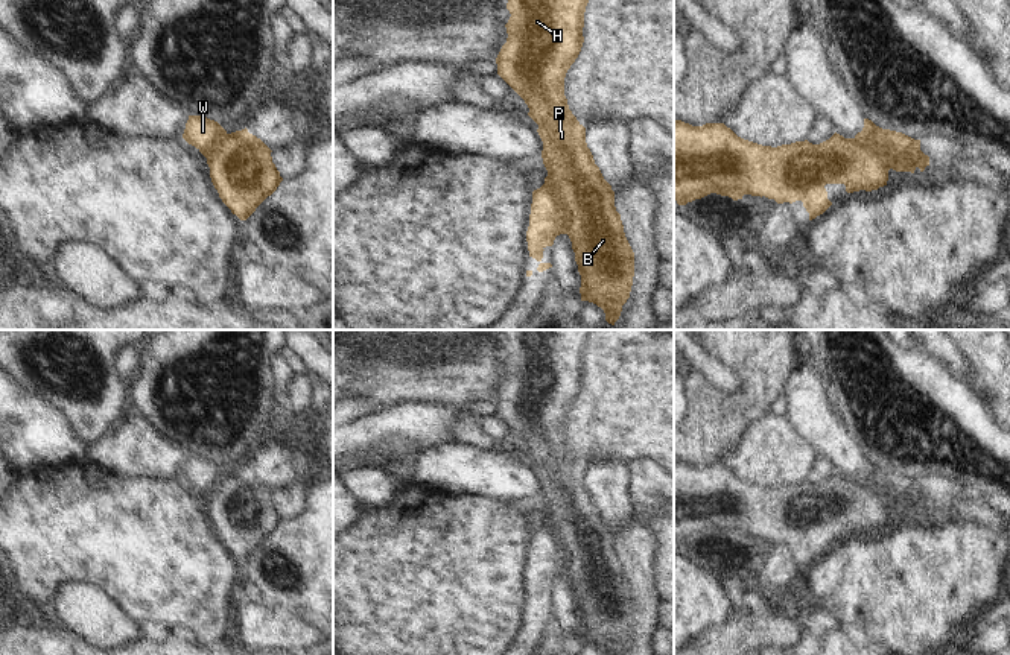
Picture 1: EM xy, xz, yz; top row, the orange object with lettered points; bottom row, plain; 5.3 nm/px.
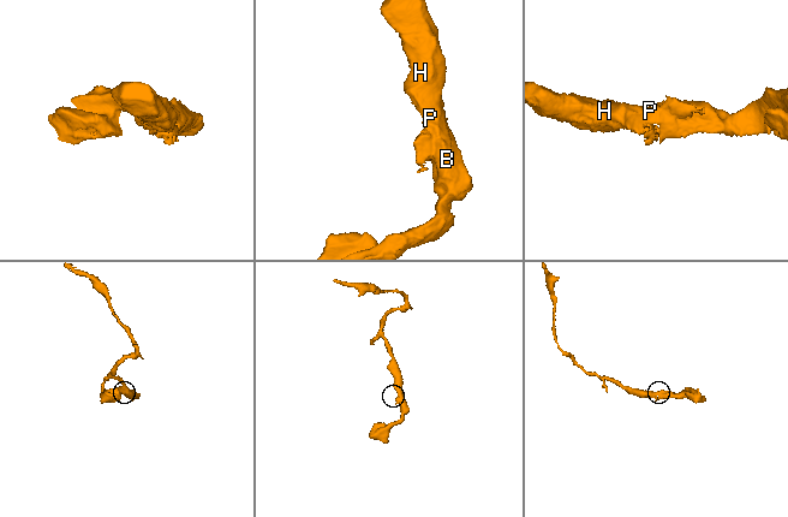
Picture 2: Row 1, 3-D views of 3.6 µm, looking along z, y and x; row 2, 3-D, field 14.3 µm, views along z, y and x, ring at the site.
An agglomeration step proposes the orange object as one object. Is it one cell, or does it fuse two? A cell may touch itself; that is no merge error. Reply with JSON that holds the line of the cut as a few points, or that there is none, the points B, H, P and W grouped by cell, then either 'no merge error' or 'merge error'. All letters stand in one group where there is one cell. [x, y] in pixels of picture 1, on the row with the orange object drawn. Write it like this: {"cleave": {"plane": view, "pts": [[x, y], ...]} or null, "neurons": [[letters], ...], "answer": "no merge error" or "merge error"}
{"cleave": {"plane": "xz", "pts": [[548, 174], [569, 212], [568, 233]]}, "neurons": [["B", "H", "P"], ["W"]], "answer": "merge error"}

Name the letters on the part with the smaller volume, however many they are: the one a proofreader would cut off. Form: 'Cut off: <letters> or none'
Cut off: W

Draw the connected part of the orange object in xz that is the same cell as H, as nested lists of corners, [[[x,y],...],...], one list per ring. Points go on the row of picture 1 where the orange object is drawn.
[[[508,0],[511,17],[507,43],[496,64],[497,74],[525,100],[528,115],[538,125],[542,158],[560,198],[570,211],[567,236],[581,275],[581,301],[601,307],[611,325],[630,298],[634,277],[634,252],[625,237],[615,191],[604,179],[586,143],[586,128],[576,120],[564,96],[564,78],[578,58],[584,36],[584,12],[589,0]]]

